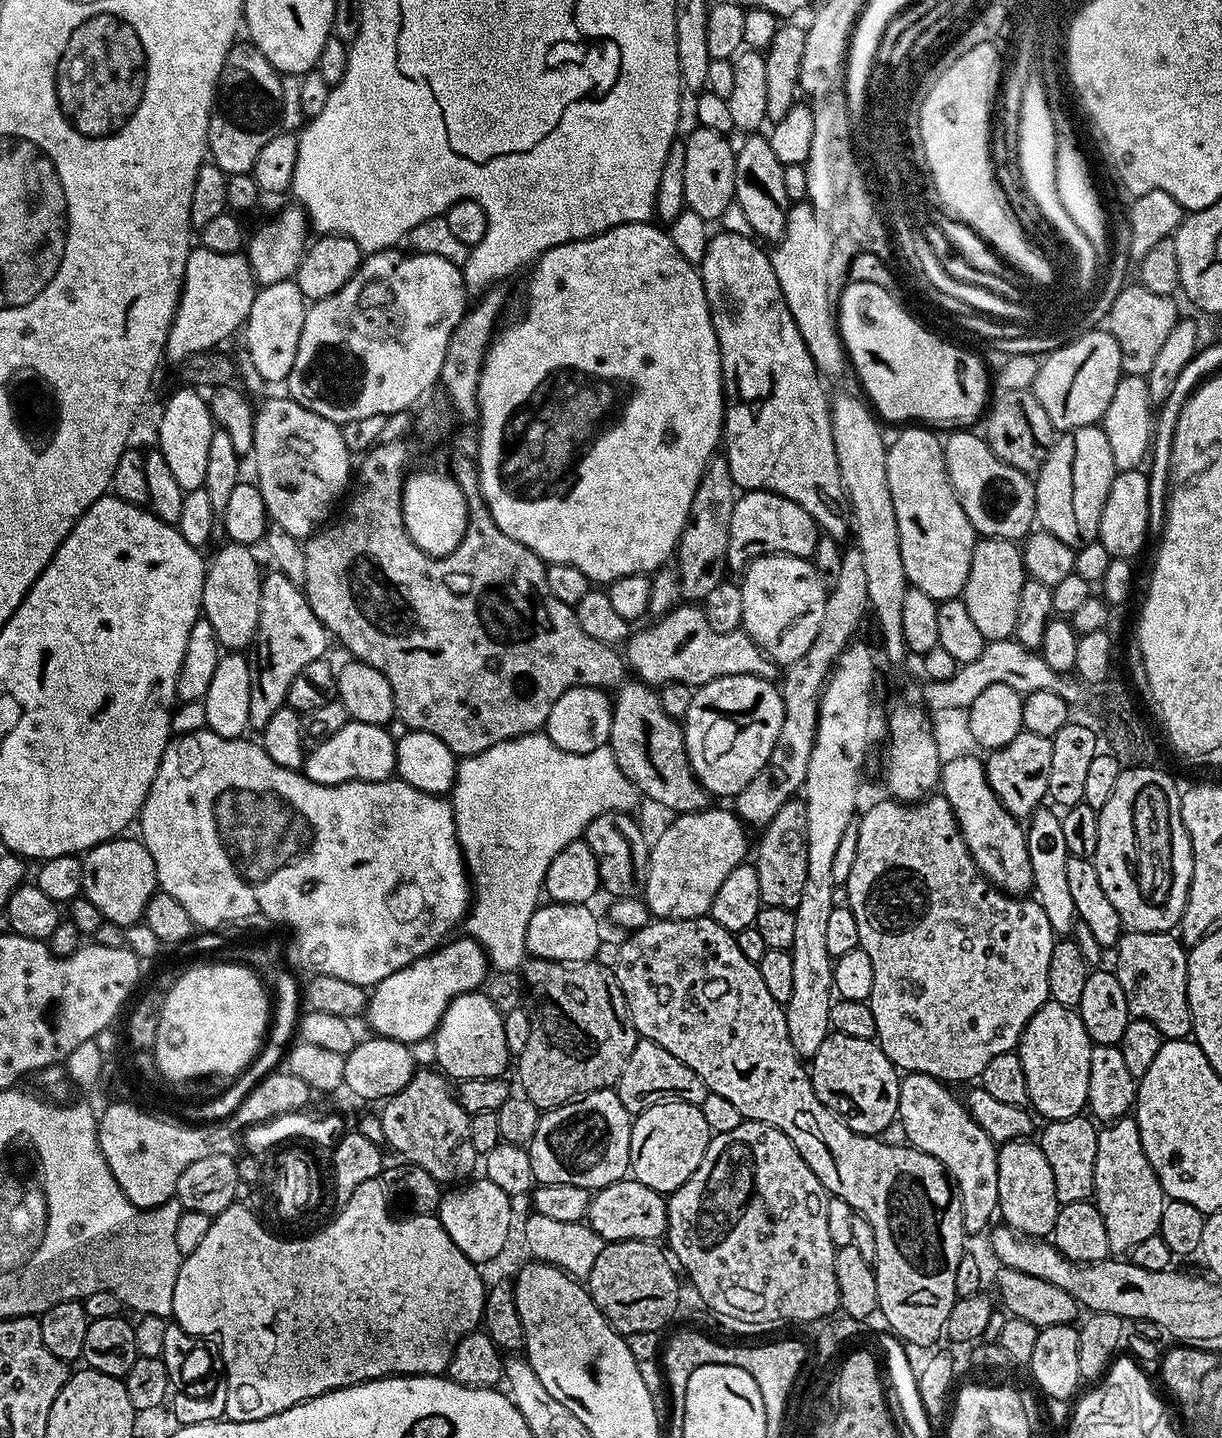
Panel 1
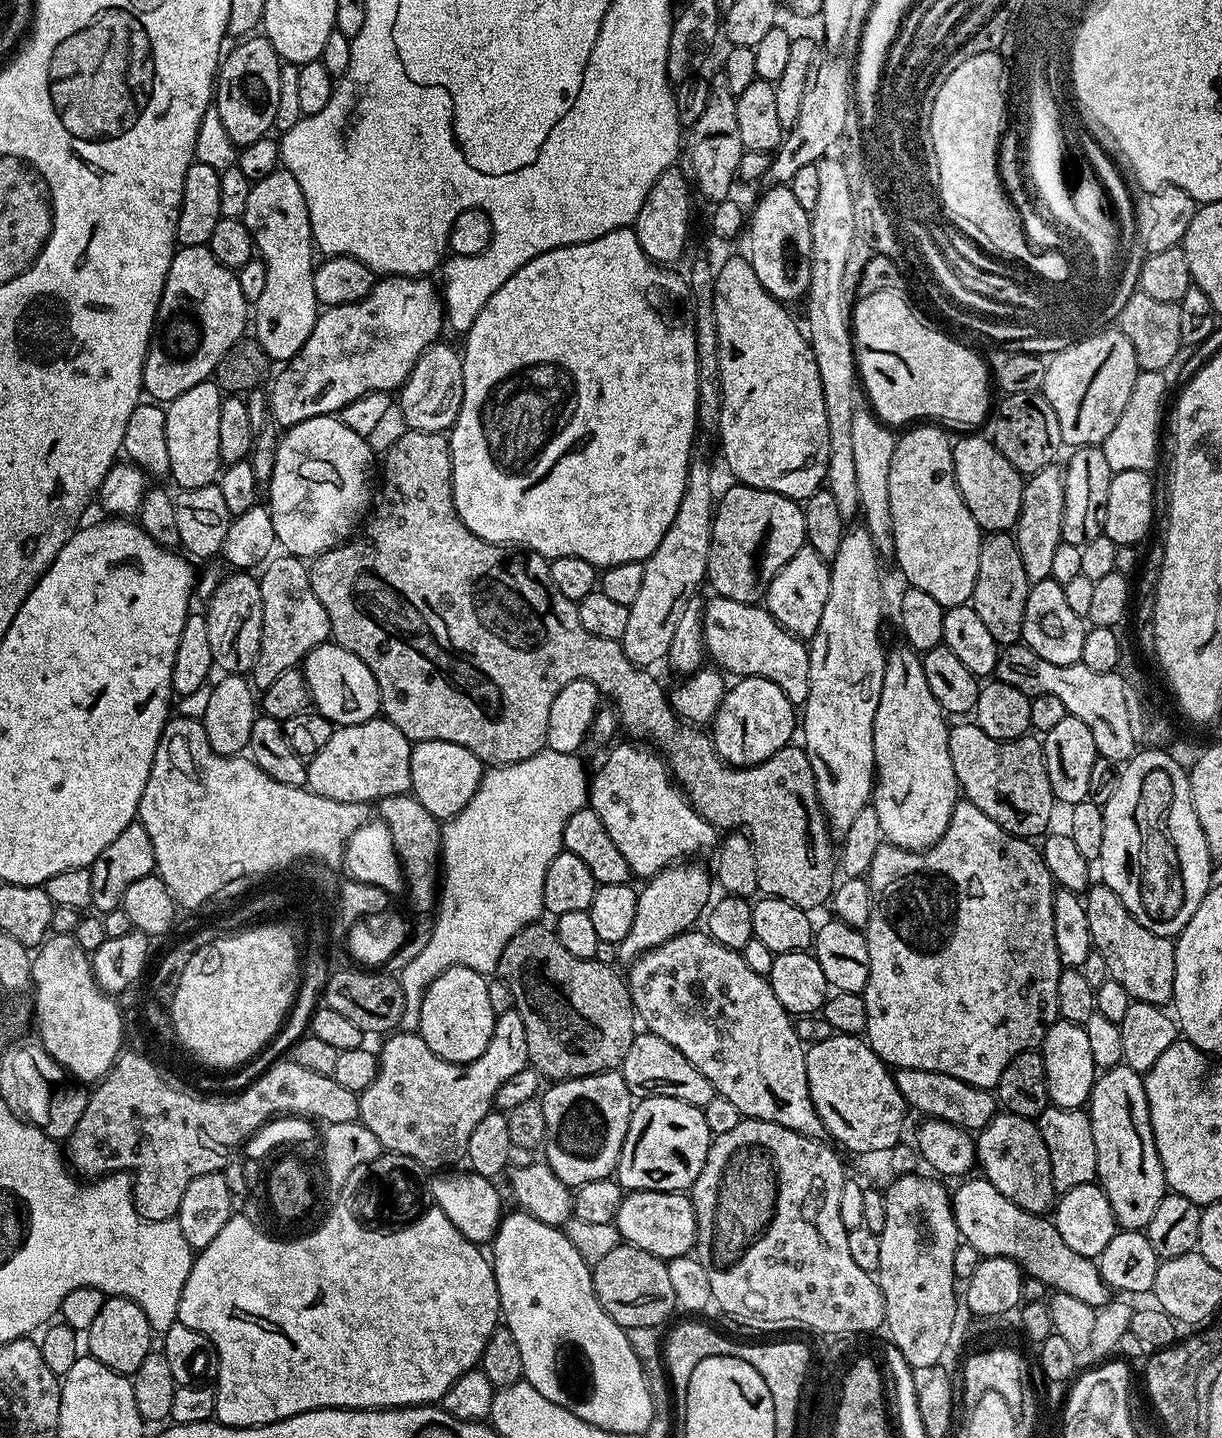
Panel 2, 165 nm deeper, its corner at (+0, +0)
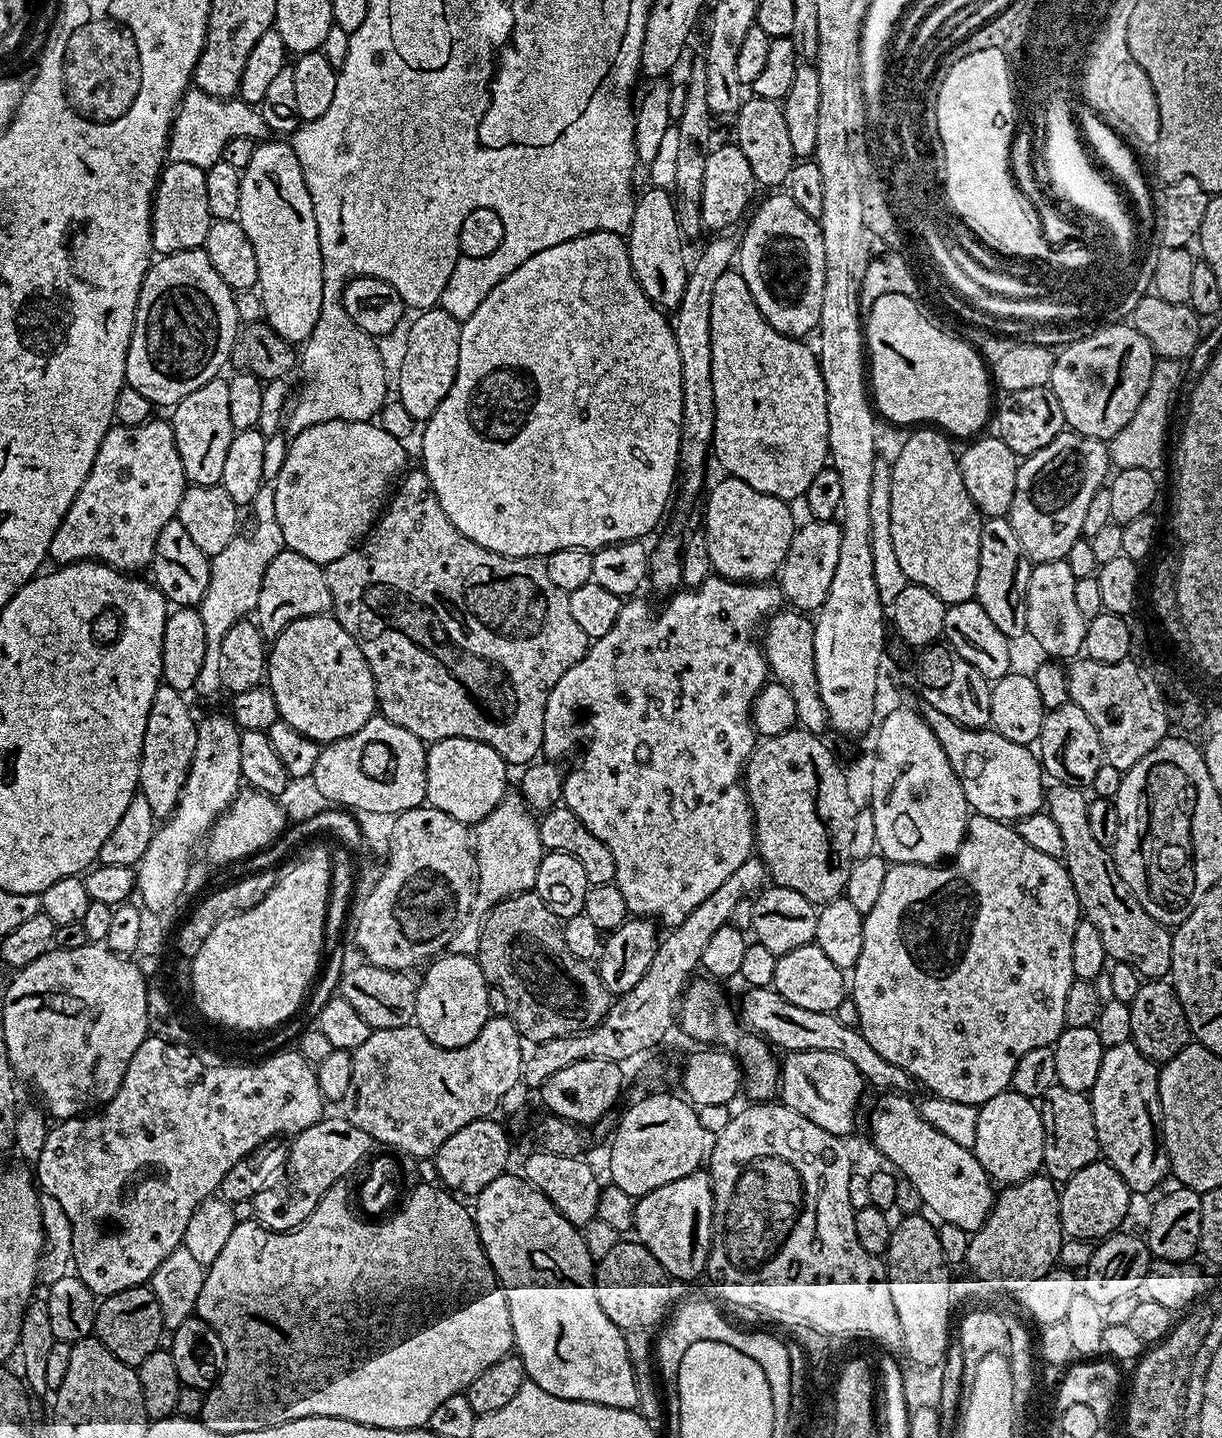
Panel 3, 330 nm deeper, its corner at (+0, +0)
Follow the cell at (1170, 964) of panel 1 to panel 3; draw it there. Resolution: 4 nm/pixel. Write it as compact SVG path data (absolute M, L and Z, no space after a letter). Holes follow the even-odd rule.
M1053 783L1046 792L1046 810L1062 830L1064 855L1062 863L1078 894L1083 919L1088 920L1102 937L1106 954L1118 964L1130 966L1142 978L1159 980L1172 970L1172 932L1160 924L1134 898L1130 886L1118 874L1112 853L1094 838L1088 818L1089 797L1081 789L1069 784Z

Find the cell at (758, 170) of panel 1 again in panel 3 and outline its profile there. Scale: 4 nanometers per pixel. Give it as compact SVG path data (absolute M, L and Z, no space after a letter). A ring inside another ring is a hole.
M786 194L769 196L772 197L756 213L751 213L752 221L740 236L738 271L746 286L750 286L750 294L766 322L782 334L804 338L807 337L807 332L817 331L822 314L822 286L826 286L823 234L817 217L806 214L806 210L799 208L798 202L794 202Z

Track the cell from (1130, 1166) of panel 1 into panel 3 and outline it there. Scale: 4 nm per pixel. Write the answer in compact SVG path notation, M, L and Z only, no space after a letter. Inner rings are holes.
M1130 1042L1122 1046L1105 1048L1102 1066L1094 1082L1090 1099L1094 1110L1094 1130L1098 1134L1100 1156L1116 1170L1122 1182L1126 1182L1129 1193L1152 1192L1169 1175L1168 1152L1164 1149L1162 1125L1160 1123L1160 1078L1157 1065L1147 1060Z

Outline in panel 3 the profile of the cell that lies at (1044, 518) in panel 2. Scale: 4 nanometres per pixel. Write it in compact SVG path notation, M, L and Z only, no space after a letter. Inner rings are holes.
M1071 430L1060 432L1050 446L1042 446L1033 456L1019 461L1014 502L1006 518L1014 526L1014 534L1018 534L1018 542L1022 542L1029 561L1041 564L1068 557L1070 546L1081 539L1082 521L1094 494L1109 479L1108 468L1107 443Z

